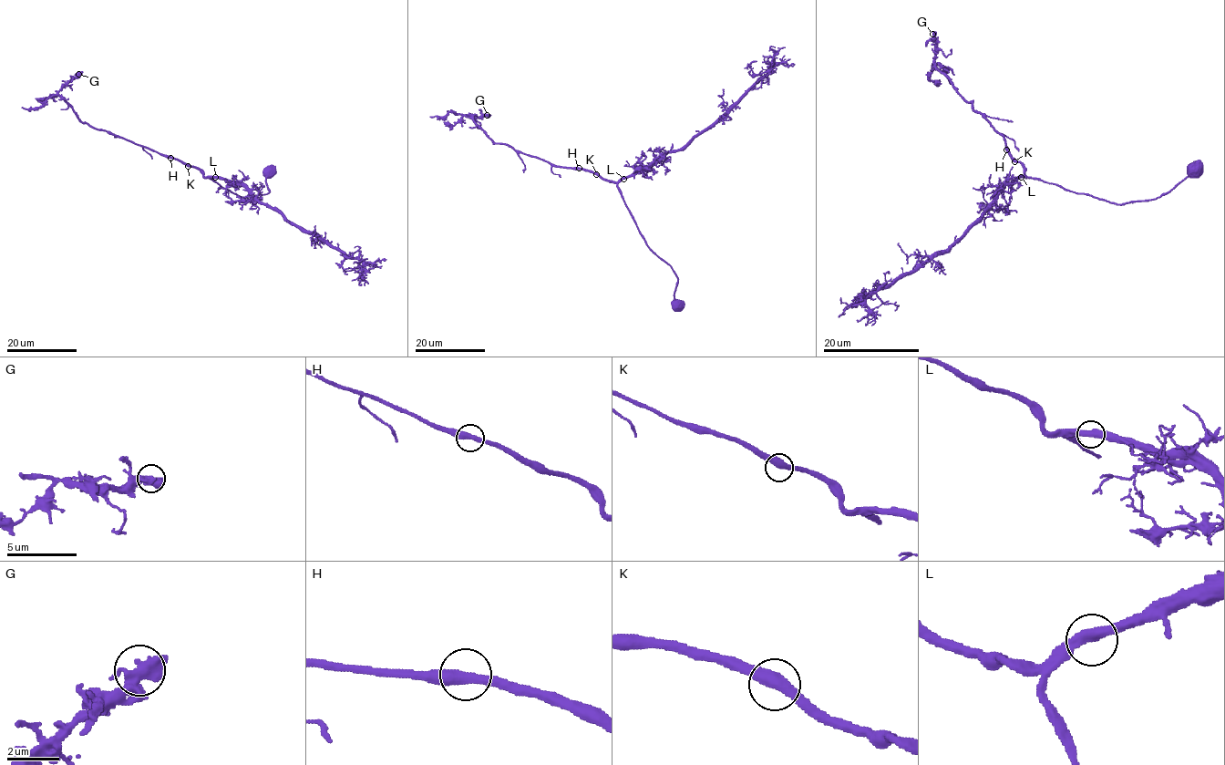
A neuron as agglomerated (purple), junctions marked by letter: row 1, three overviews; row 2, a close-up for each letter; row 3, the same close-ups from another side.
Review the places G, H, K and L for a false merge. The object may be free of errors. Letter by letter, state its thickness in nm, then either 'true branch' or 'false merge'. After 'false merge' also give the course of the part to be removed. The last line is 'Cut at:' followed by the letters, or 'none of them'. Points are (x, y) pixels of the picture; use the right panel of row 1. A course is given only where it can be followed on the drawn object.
G: 480 nm | true branch
H: 400 nm | true branch
K: 440 nm | true branch
L: 420 nm | true branch
Cut at: none of them

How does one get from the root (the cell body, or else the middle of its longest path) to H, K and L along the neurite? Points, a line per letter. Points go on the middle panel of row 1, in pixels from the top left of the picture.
H: (677, 304), (674, 271), (648, 246), (617, 185), (579, 168)
K: (677, 304), (674, 271), (648, 246), (617, 185), (596, 174)
L: (677, 304), (674, 299), (676, 274), (648, 246), (641, 233), (618, 186), (623, 179)

